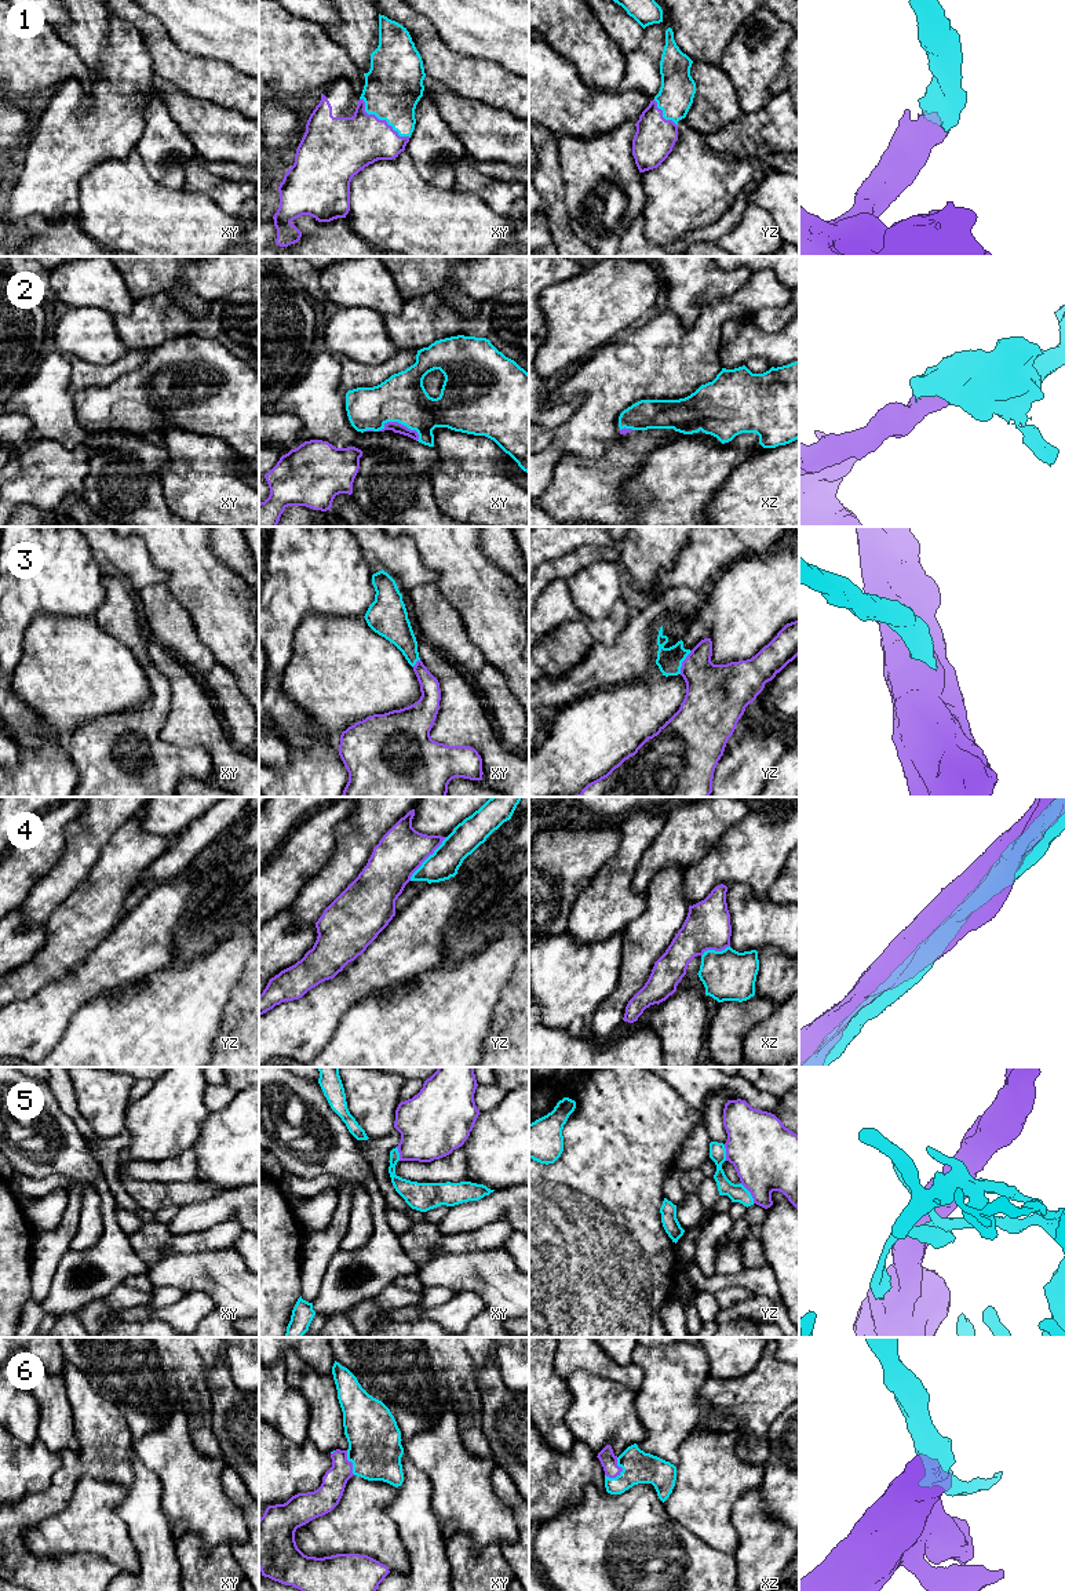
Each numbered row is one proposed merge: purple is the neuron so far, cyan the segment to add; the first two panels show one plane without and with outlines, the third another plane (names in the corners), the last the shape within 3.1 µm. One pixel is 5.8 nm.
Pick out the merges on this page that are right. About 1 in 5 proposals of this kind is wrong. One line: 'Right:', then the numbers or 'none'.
Right: 1, 2, 3, 6

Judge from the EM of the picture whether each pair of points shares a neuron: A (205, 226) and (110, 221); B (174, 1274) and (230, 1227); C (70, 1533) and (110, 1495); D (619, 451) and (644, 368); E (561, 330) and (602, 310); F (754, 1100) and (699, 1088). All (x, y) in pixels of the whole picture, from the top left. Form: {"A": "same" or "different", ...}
{"A": "same", "B": "different", "C": "same", "D": "different", "E": "same", "F": "same"}

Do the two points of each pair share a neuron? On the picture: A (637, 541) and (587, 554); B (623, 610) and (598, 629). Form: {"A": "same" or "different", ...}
{"A": "different", "B": "same"}

